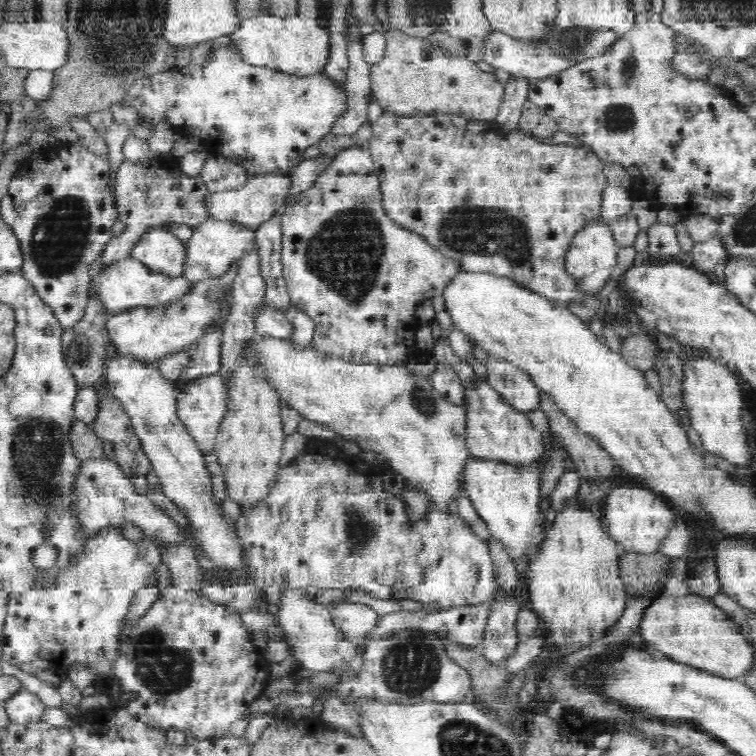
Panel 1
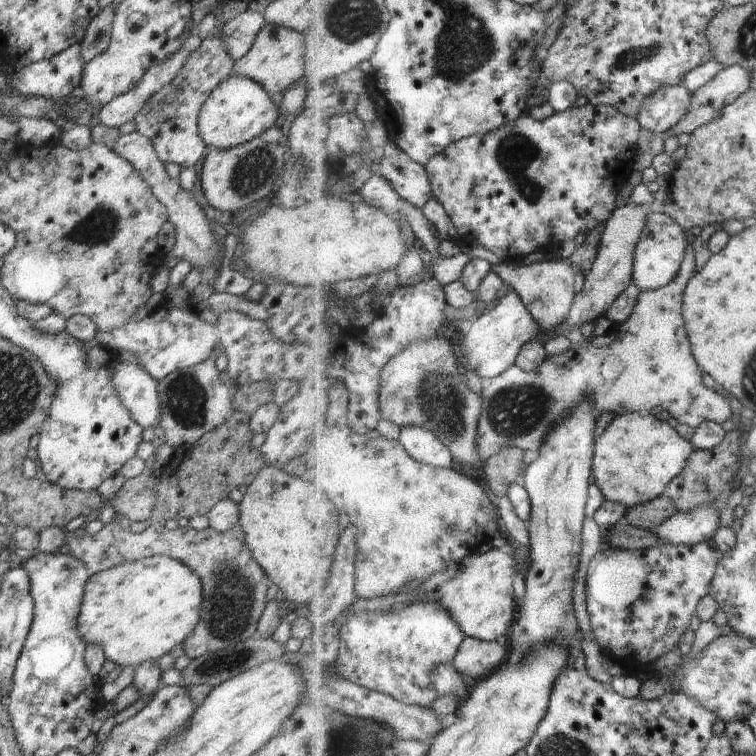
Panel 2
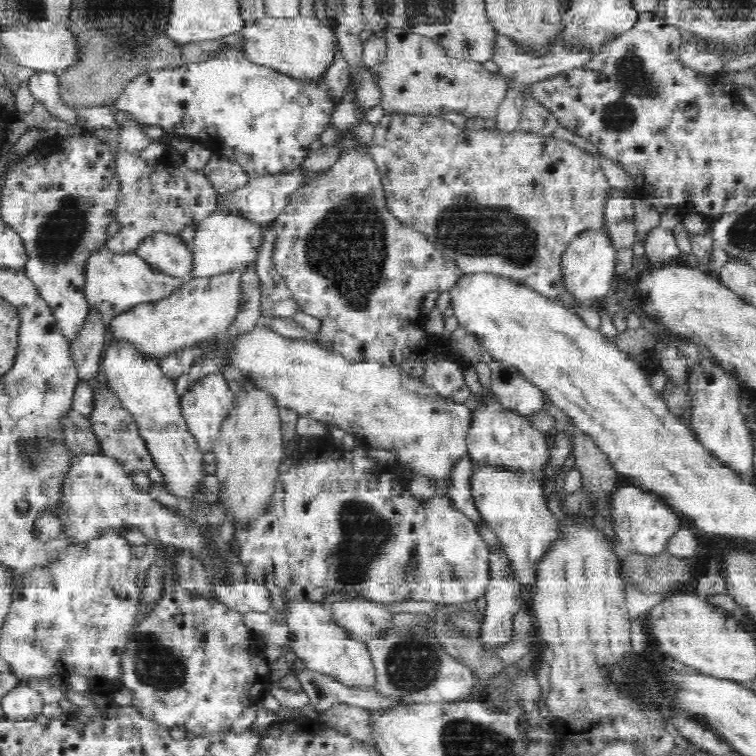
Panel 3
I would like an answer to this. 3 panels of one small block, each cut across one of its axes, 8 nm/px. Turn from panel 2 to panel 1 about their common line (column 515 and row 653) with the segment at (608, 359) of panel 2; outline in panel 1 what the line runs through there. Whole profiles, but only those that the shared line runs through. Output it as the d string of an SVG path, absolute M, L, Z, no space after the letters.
M408 628L393 631L392 634L378 640L369 639L364 646L367 666L361 677L340 683L342 700L350 703L361 695L374 695L379 702L394 702L401 705L413 705L418 702L462 702L473 693L473 678L458 662L455 662L444 650L442 641L432 631Z

